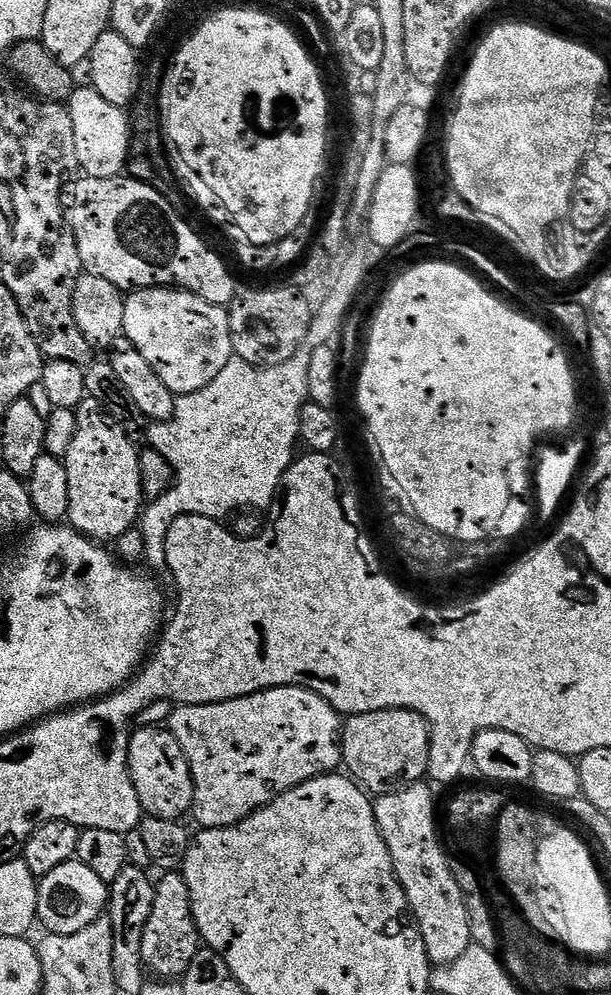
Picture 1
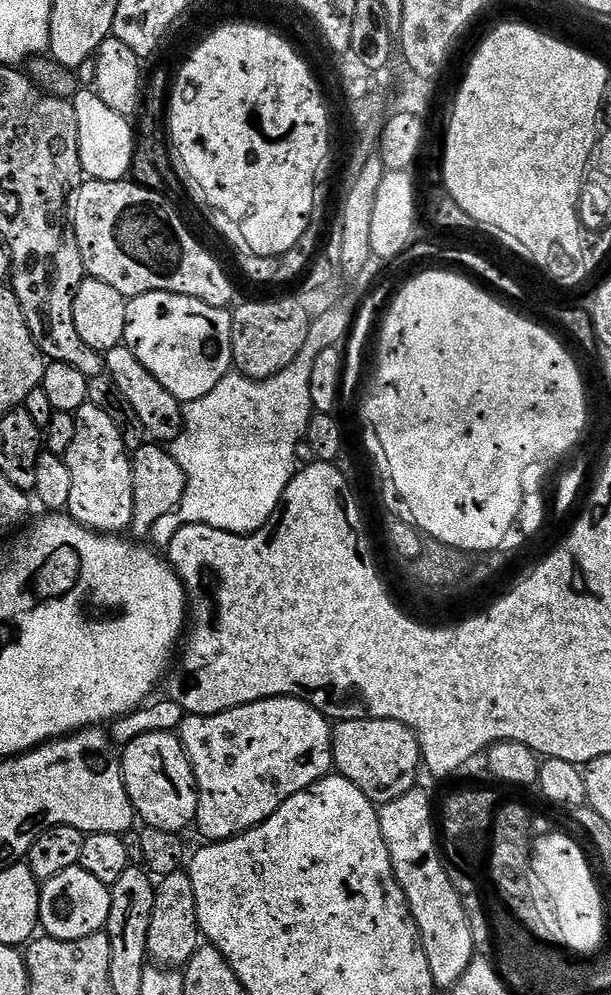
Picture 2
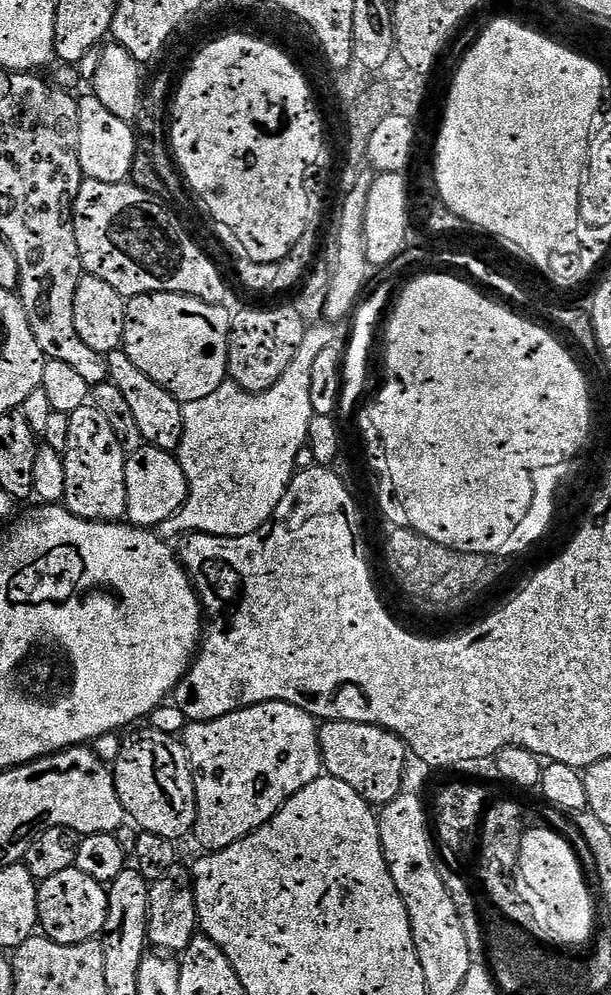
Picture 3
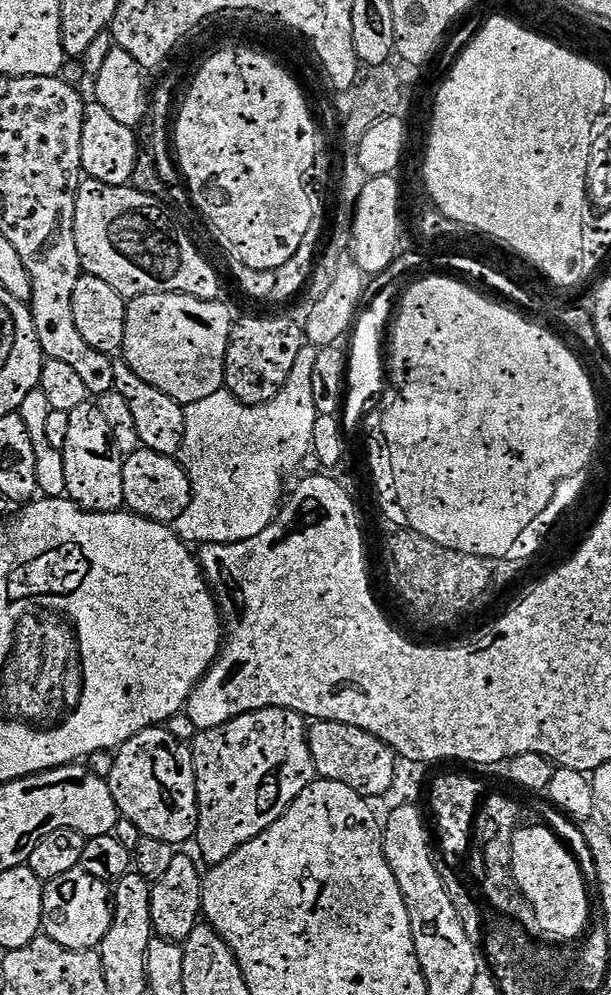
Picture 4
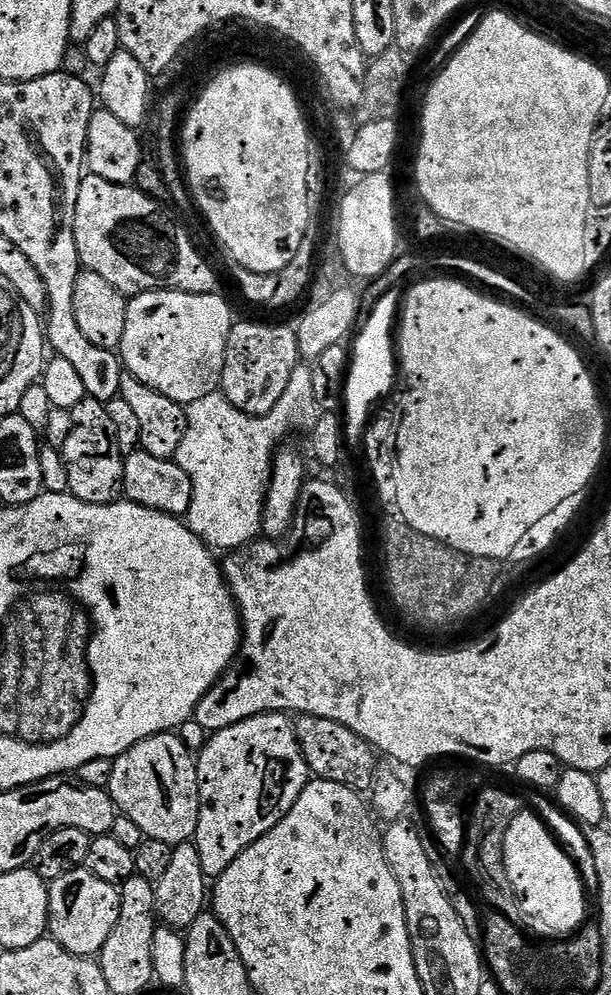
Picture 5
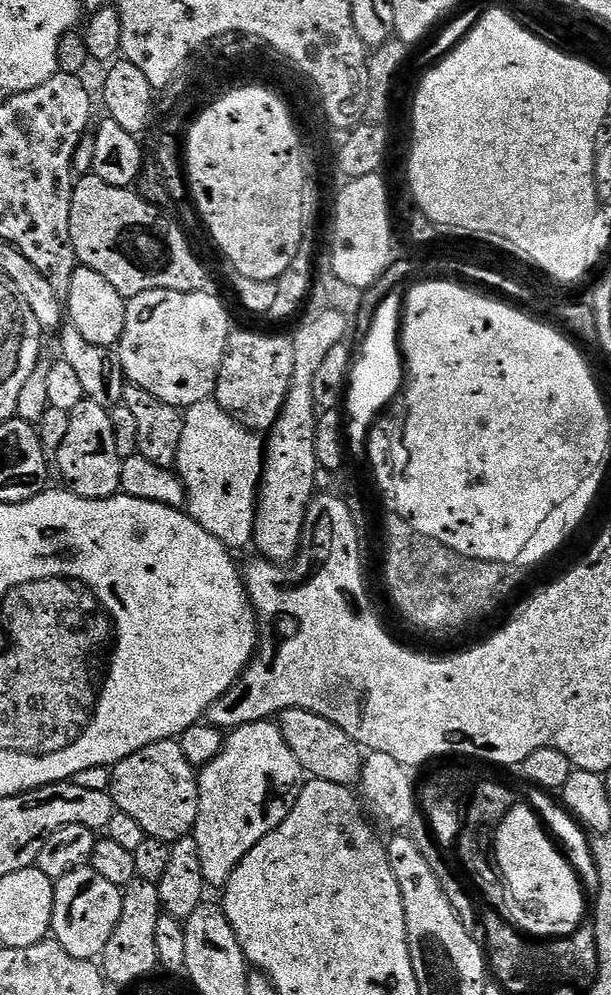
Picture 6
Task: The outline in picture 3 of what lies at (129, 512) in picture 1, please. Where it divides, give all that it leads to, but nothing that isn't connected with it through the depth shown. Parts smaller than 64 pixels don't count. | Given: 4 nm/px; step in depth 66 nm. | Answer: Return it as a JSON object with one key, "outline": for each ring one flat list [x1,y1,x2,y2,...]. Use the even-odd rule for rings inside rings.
{"outline":[[91,403,83,404,68,418,70,442,62,453,66,470,66,494,63,507,83,520,120,522,128,515,126,510,126,453,114,434,114,426,106,414]]}

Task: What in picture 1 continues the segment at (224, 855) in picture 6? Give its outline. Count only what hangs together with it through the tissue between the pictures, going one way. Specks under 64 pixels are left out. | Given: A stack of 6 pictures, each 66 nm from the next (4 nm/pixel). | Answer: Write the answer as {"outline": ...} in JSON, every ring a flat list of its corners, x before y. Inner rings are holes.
{"outline":[[271,688,266,692,259,692,253,696,243,696,237,700,227,700,222,704,186,704,173,707,172,716,166,723,167,731,171,732,178,746,182,746,184,756,192,771,194,782,194,817,201,825,201,829,209,828,232,828,235,824,241,824,248,816,252,816,260,808,266,808,272,801,277,800,283,792,291,788,297,788,308,780,319,776,335,773,342,764,342,753,340,751,340,737,342,735,342,720,336,711,327,704,316,692,310,692,306,688]]}

